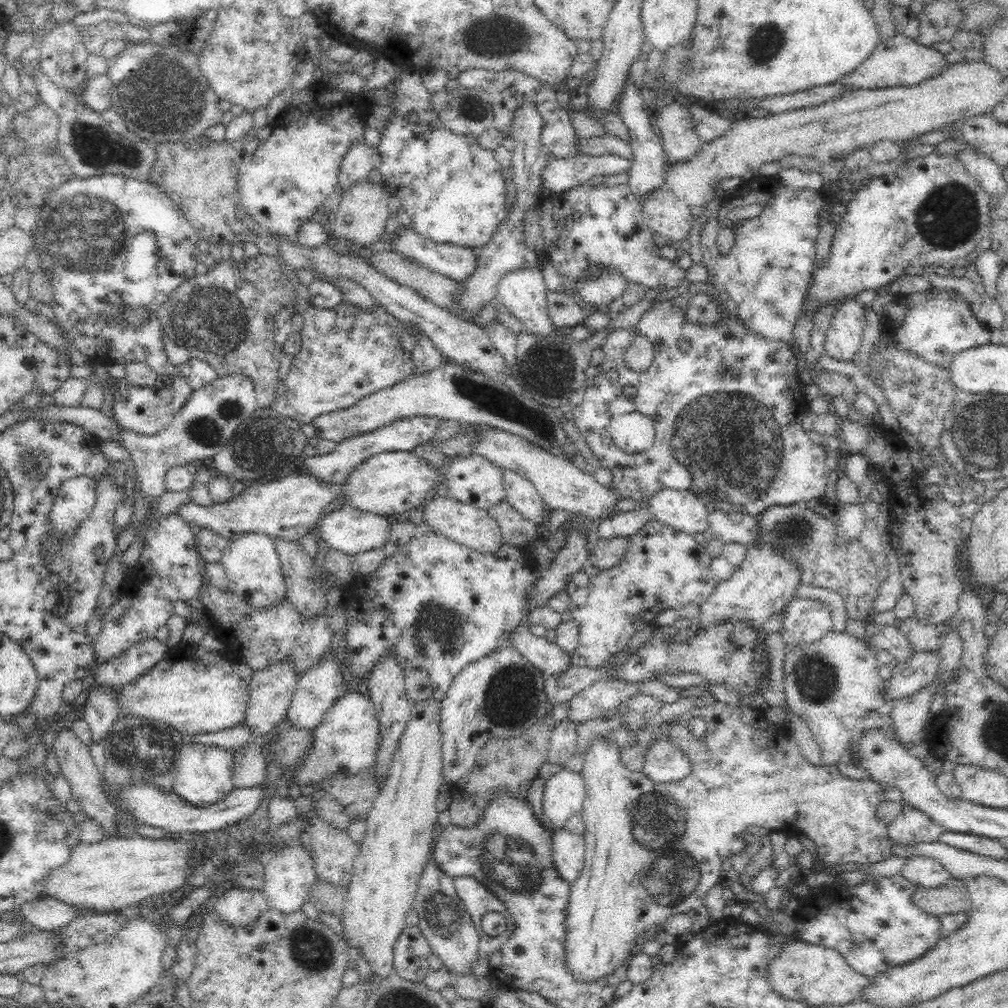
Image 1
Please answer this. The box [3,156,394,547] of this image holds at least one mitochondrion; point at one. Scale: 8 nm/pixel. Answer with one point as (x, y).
(88, 219)

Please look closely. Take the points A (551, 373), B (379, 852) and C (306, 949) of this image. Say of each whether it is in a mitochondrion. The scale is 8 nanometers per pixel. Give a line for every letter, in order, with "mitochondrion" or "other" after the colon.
A: mitochondrion
B: other
C: mitochondrion

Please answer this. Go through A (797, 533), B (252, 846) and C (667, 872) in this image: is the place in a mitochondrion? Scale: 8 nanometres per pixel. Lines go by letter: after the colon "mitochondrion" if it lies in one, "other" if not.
A: mitochondrion
B: other
C: mitochondrion

